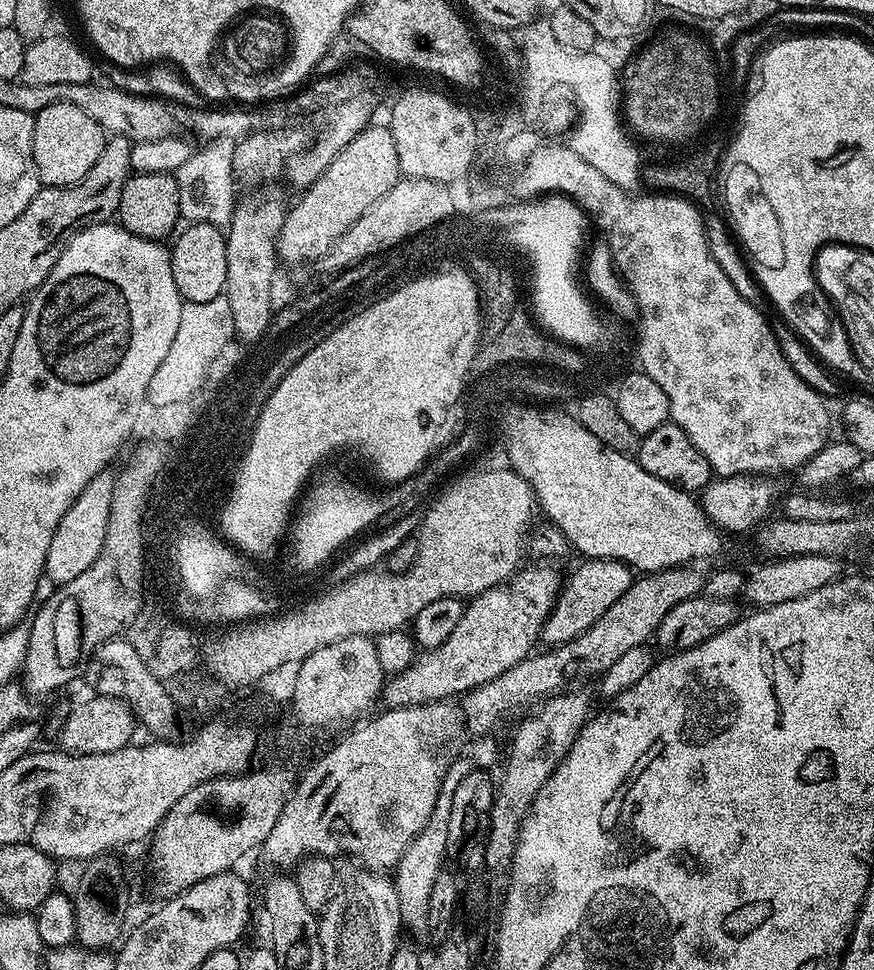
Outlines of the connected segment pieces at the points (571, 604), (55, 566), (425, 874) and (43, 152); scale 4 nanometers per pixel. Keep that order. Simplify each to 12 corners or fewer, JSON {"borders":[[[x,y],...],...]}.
{"borders":[[[585,559],[563,581],[540,640],[594,626],[634,579],[621,560]],[[95,476],[62,514],[43,575],[69,584],[106,542],[116,476]],[[453,785],[394,866],[400,919],[428,931],[430,890],[446,860]],[[59,100],[34,116],[41,185],[76,184],[106,133]]]}

